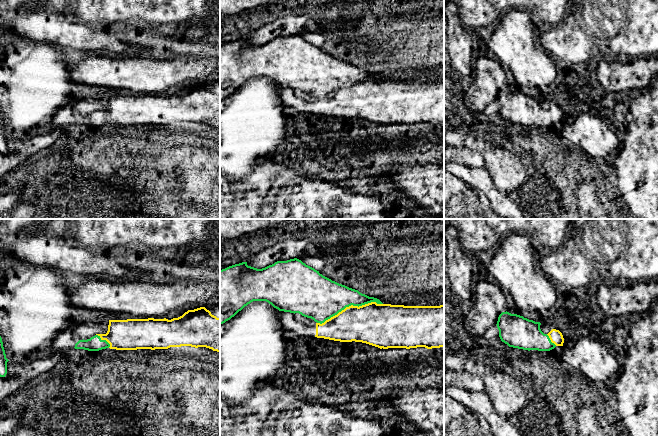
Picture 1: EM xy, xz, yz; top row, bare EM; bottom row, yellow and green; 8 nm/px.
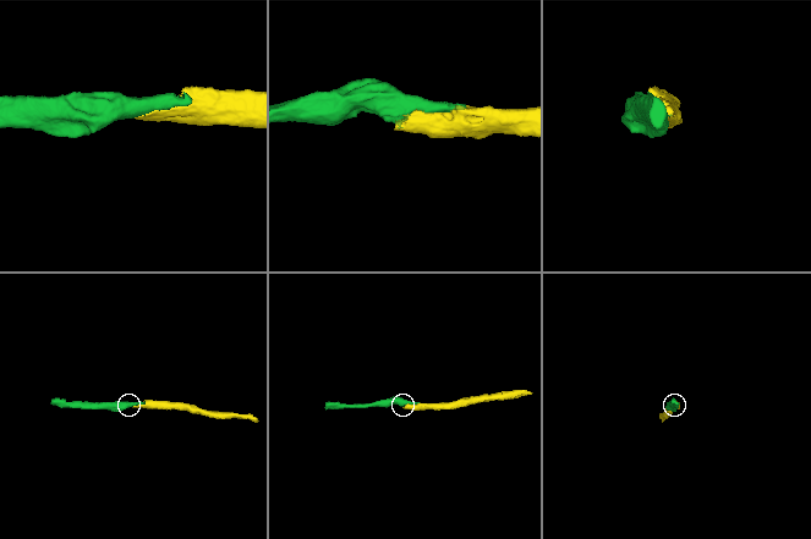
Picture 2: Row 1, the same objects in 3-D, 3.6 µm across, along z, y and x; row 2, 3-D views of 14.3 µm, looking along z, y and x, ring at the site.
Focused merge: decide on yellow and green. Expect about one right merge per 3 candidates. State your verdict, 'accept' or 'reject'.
accept

